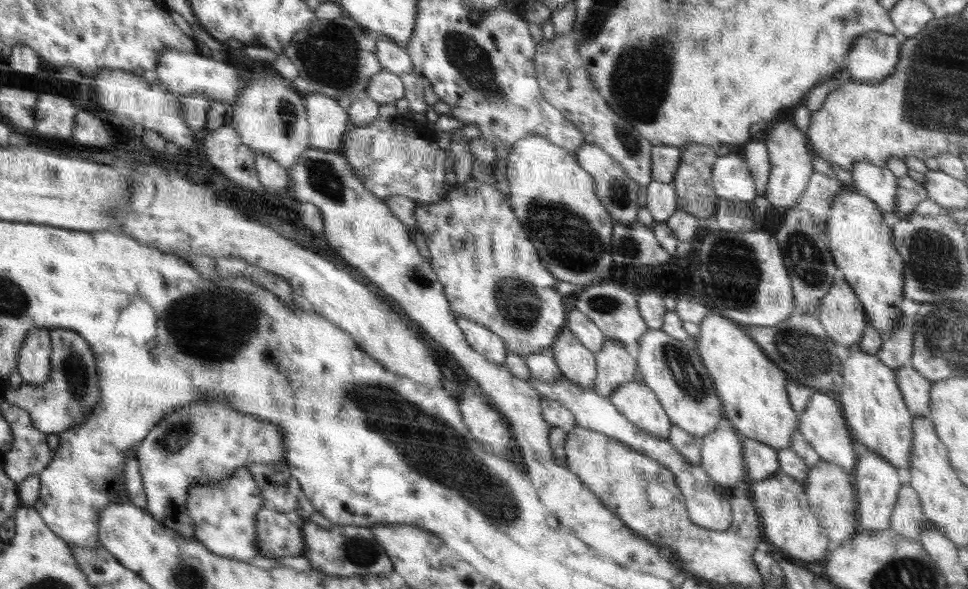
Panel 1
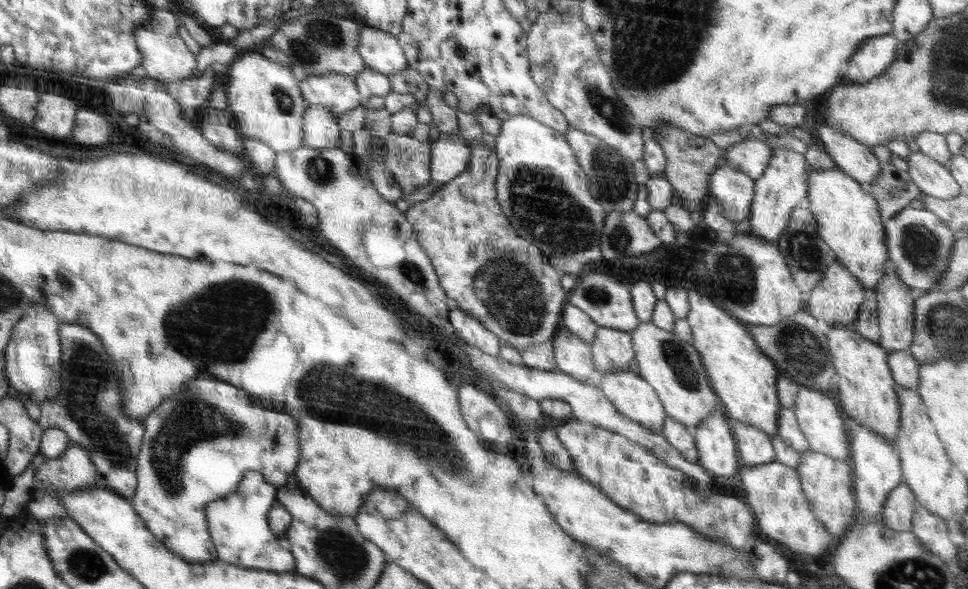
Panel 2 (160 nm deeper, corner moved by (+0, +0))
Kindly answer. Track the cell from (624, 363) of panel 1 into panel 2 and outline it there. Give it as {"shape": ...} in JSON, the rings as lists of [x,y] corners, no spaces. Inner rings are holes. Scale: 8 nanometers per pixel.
{"shape":[[[599,327],[594,340],[589,345],[596,374],[609,373],[610,371],[628,371],[630,362],[635,358],[631,333],[621,330]]]}

